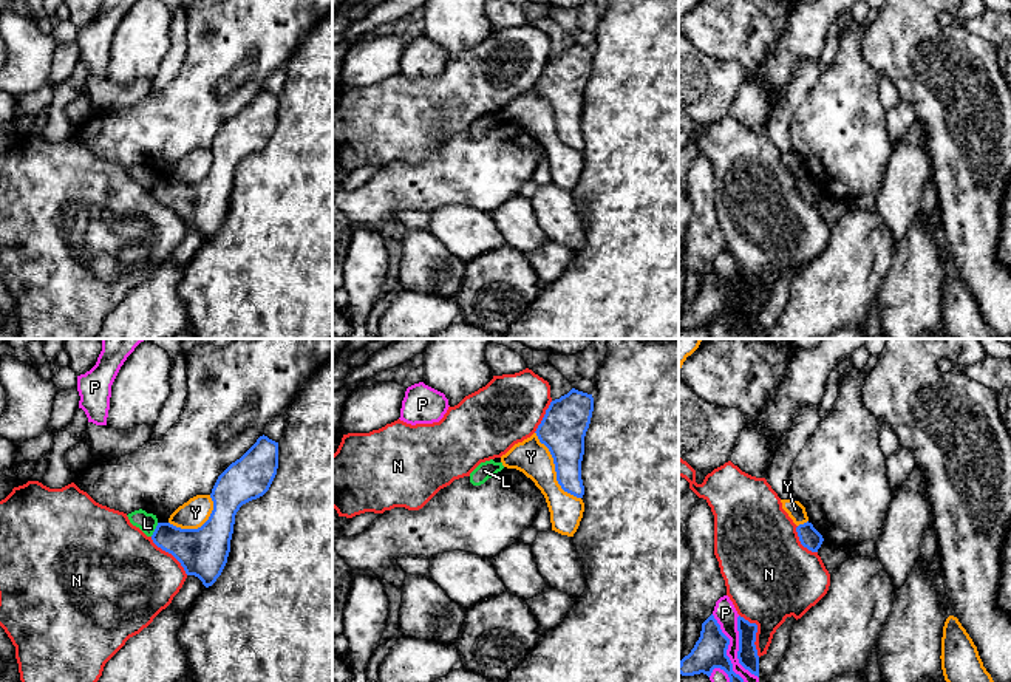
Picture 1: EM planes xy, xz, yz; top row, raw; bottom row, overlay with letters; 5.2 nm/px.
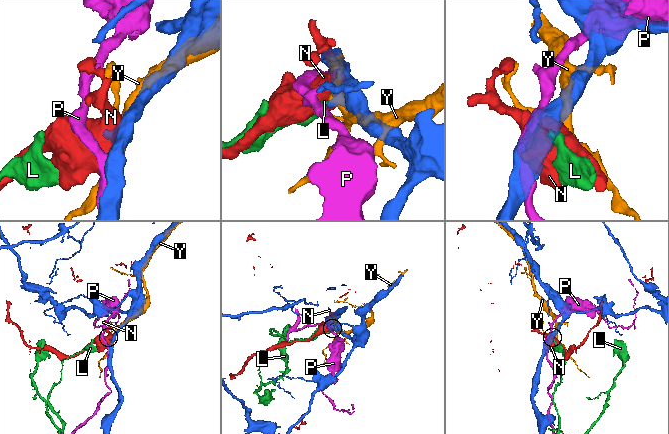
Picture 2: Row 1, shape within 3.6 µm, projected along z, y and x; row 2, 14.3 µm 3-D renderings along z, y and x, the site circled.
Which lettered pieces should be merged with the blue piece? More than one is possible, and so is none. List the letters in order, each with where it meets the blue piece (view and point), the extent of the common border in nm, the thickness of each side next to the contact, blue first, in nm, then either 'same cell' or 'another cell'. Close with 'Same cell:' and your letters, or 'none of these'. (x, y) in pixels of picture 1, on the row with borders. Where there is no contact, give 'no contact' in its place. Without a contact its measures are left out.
L: contact xy (155, 529); length 80 nm; calibres 220 and 100 nm; another cell
N: contact yz (756, 631); length 240 nm; calibres 110 and 400 nm; another cell
P: contact yz (727, 648); length 400 nm; calibres 180 and 120 nm; another cell
Y: contact xz (555, 469); length 420 nm; calibres 240 and 180 nm; another cell
Same cell: none of these

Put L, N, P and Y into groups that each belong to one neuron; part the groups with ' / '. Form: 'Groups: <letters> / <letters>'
Groups: L / N / P / Y

